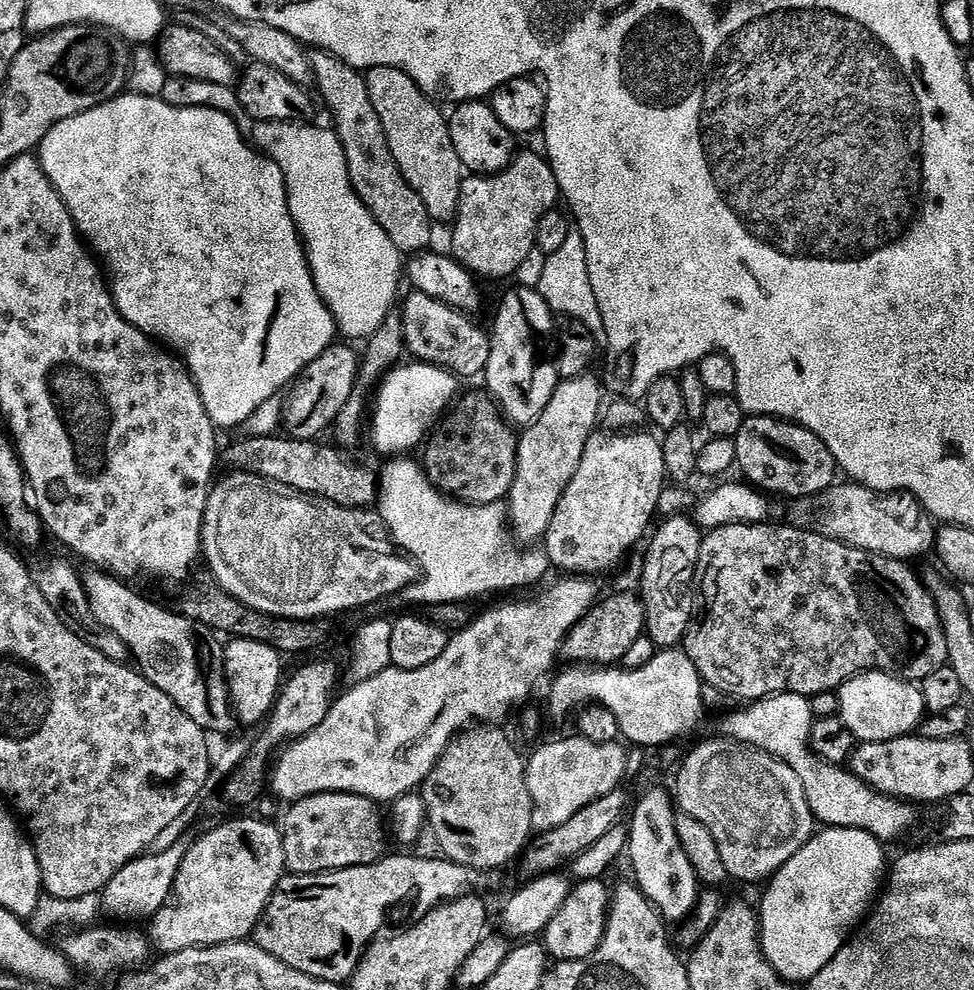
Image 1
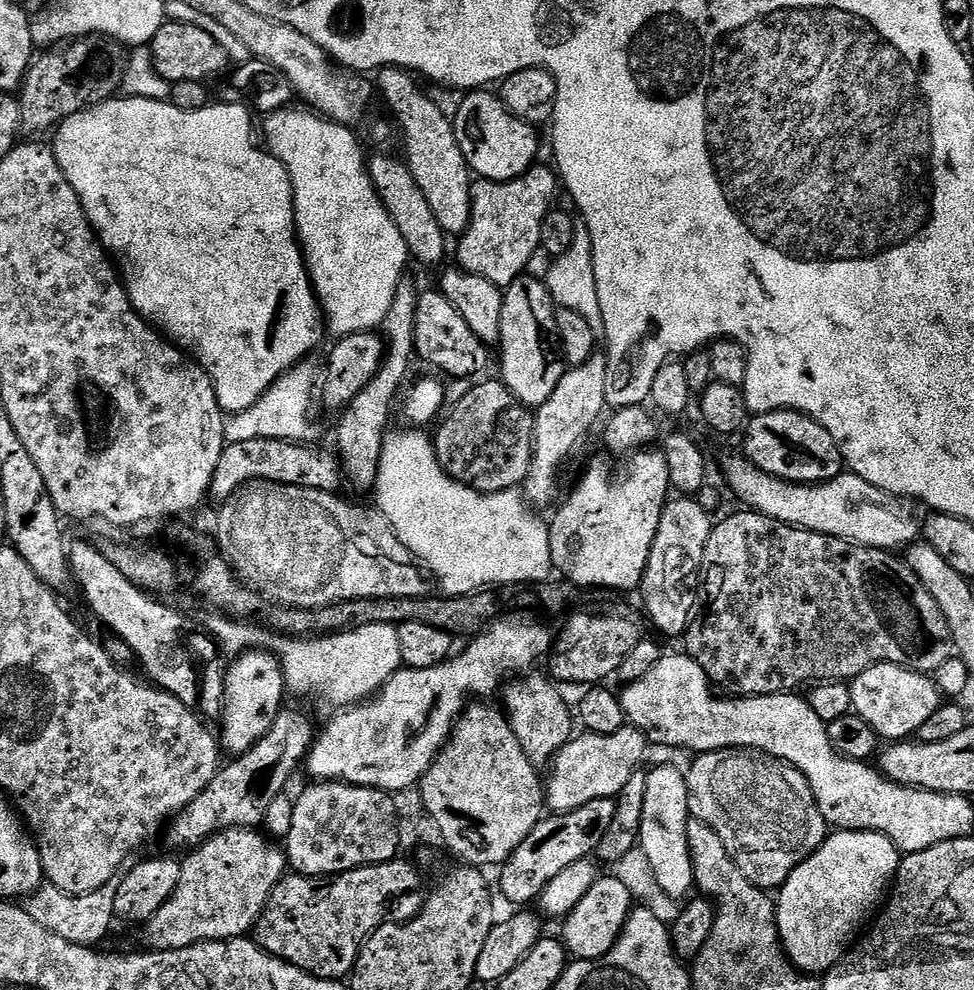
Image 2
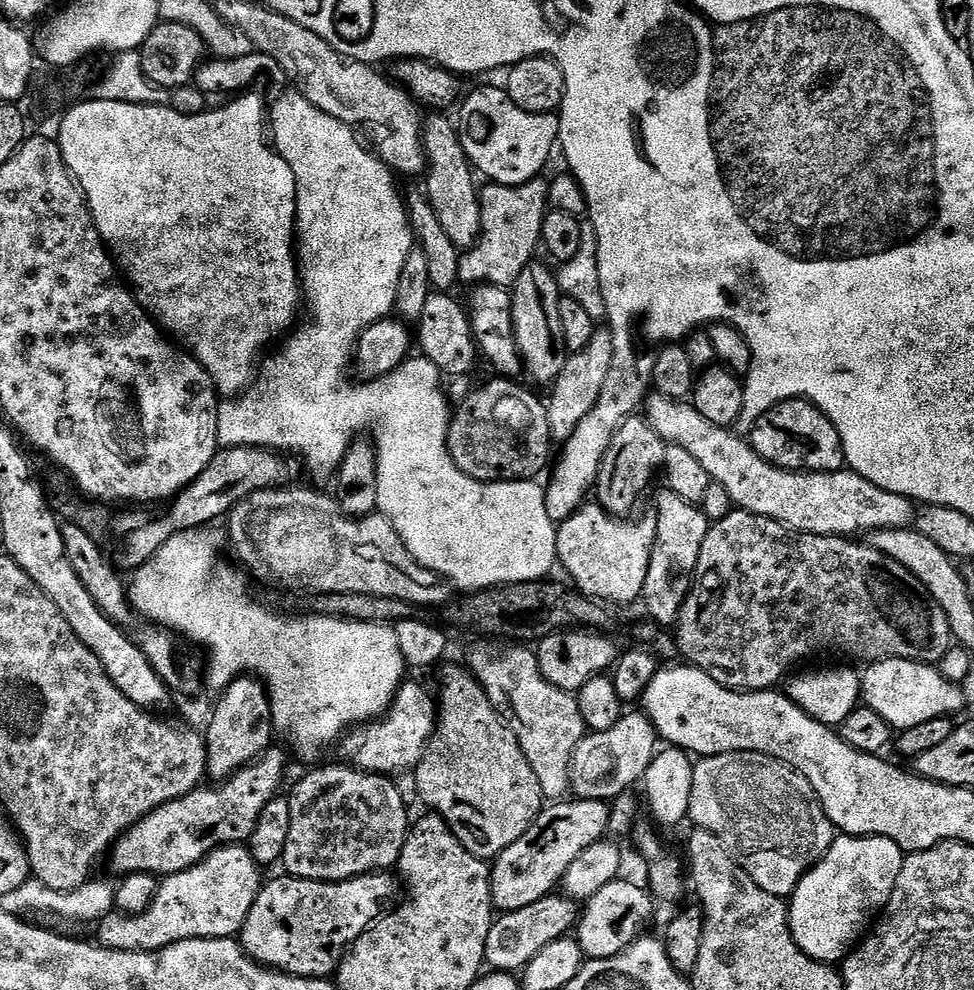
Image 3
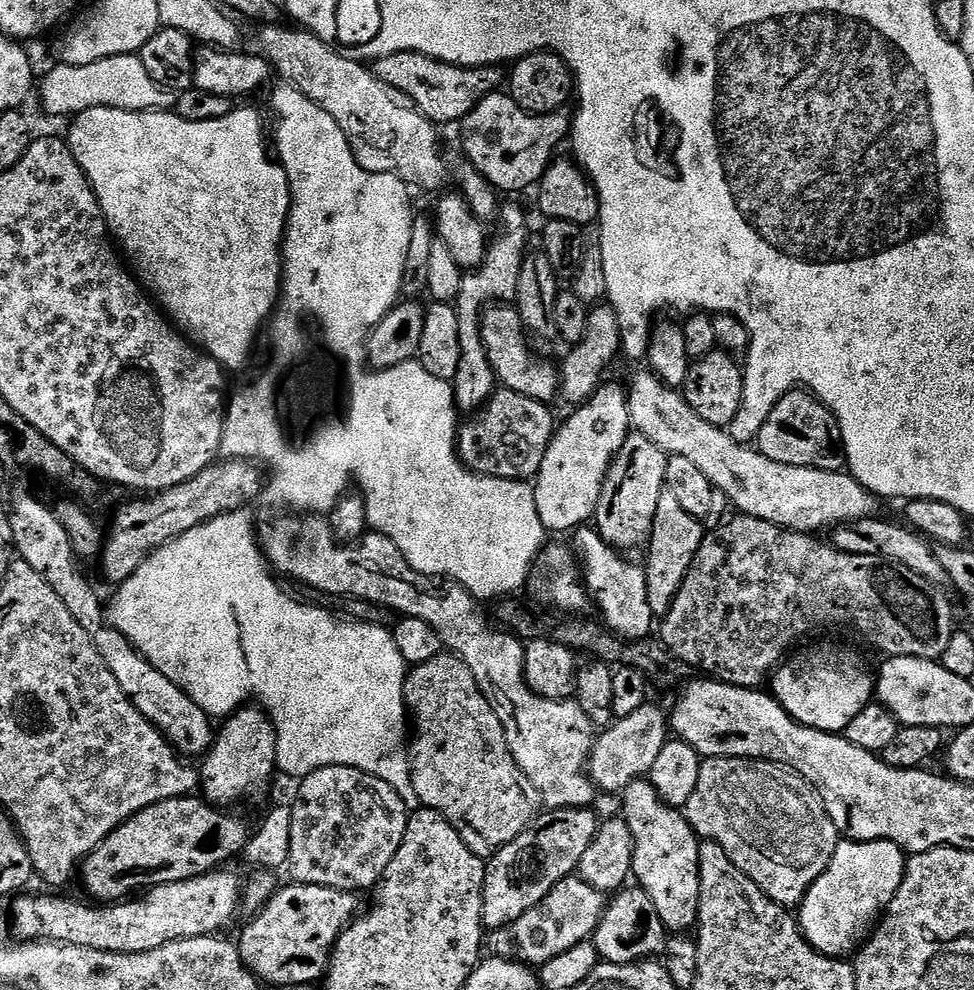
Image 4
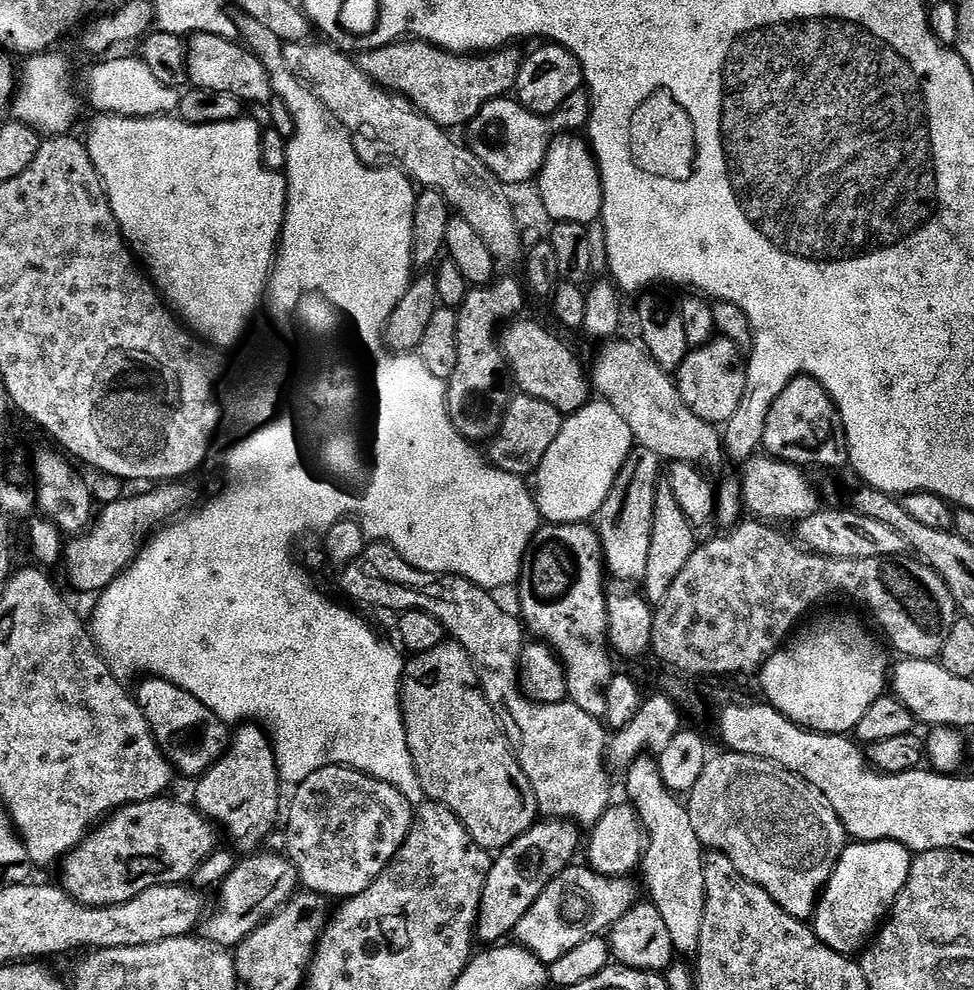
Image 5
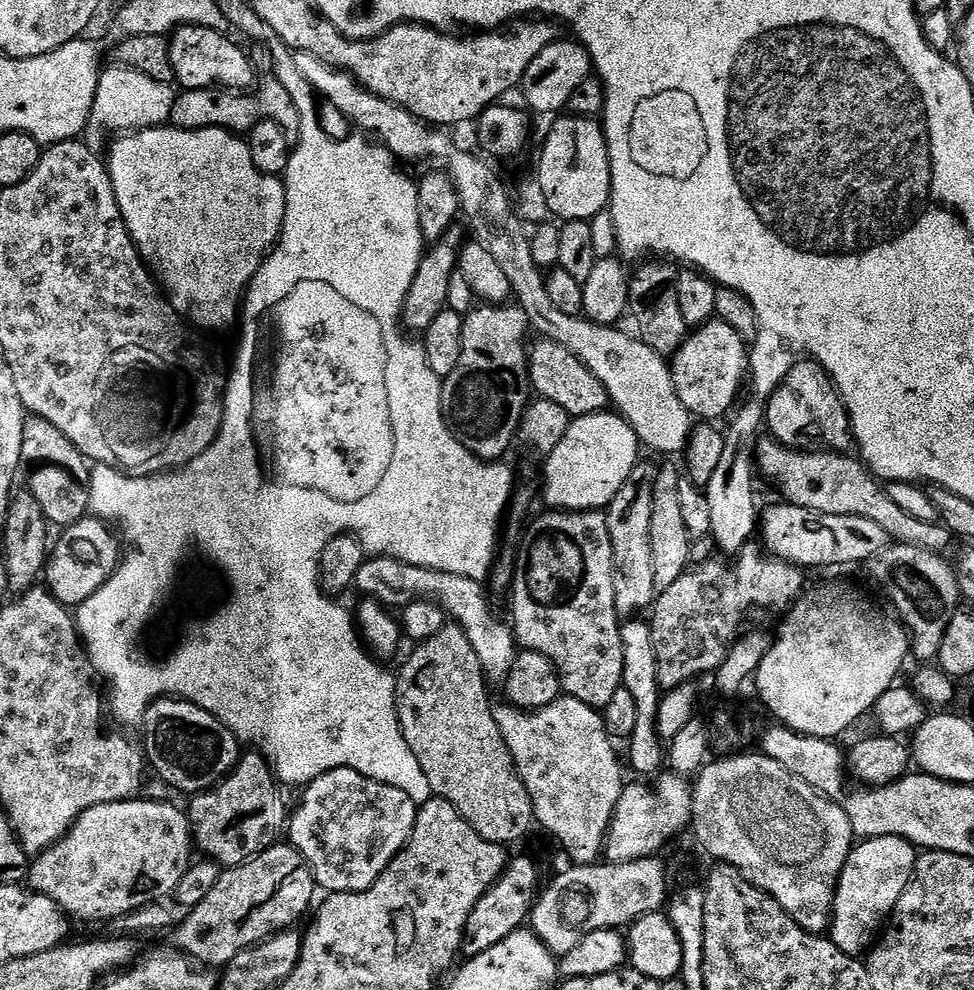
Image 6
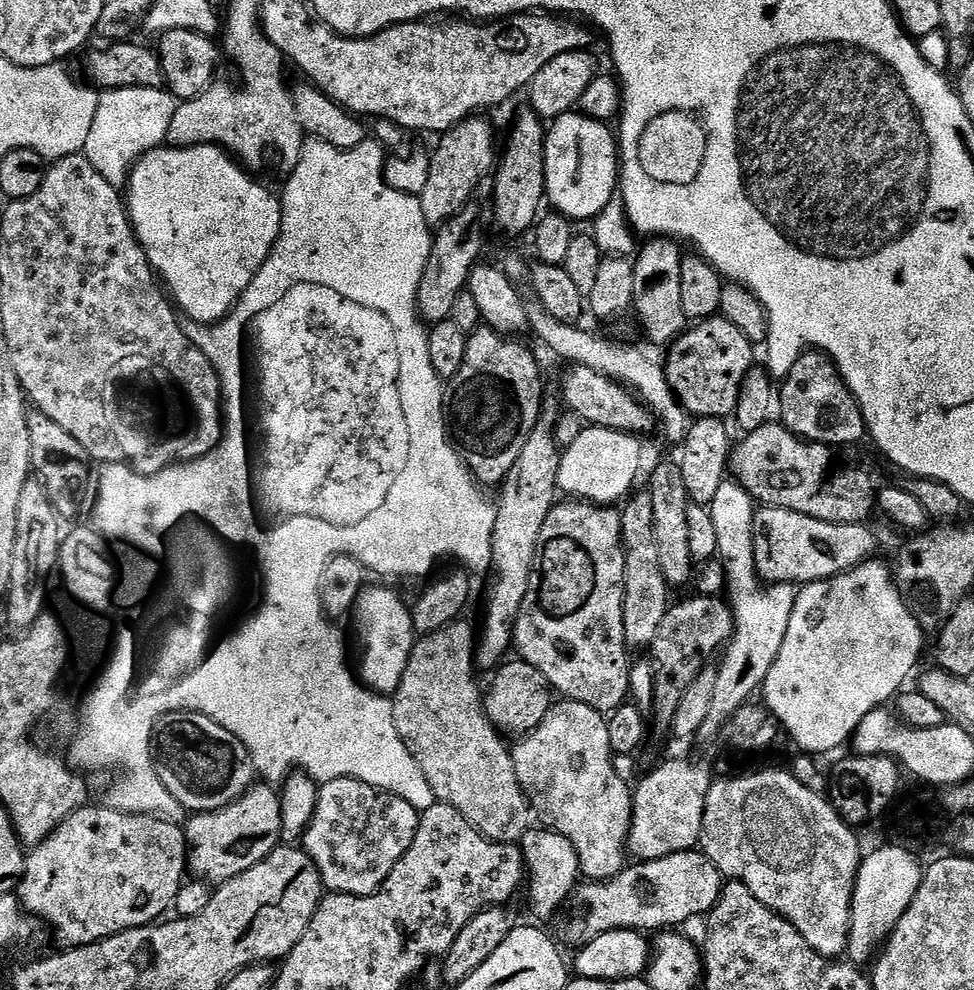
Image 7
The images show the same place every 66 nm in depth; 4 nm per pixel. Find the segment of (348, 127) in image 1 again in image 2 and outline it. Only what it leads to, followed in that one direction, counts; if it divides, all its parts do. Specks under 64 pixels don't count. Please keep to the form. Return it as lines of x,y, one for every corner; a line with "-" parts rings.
376,156
367,161
368,177
386,206
394,226
402,230
402,238
408,247
409,257
413,261
421,260
424,264
436,264
444,256
444,240
446,233
438,226
438,218
434,218
434,210
430,210
430,202
426,202
426,194
418,190
407,164
392,156

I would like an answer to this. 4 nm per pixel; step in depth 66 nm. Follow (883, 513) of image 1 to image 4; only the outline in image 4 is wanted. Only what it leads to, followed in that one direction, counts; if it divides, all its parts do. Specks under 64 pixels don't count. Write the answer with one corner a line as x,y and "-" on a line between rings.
641,370
626,388
628,394
628,423
639,435
654,442
669,456
681,455
687,461
710,478
713,489
721,497
724,496
736,507
737,513
762,518
780,528
787,528
790,532
819,533
819,528
835,529
841,524
850,524
854,520
866,520
877,515
877,497
866,491
857,480
847,471
831,472
818,470
806,466
786,466
782,462
774,462
763,456
755,447
734,442
731,431
714,426
698,414
684,401
683,395
675,388
666,388
653,372

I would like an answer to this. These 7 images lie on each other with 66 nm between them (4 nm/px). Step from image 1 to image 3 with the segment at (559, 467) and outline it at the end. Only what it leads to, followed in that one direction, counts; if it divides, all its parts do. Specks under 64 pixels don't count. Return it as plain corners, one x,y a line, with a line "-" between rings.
604,326
597,327
582,350
569,355
568,361
562,366
562,374
558,374
558,378
550,385
552,393
546,396
549,434
553,441
568,440
582,418
594,410
594,402
598,402
598,394
602,394
602,386
606,383
606,374
610,374
610,358
614,358
614,342
612,333

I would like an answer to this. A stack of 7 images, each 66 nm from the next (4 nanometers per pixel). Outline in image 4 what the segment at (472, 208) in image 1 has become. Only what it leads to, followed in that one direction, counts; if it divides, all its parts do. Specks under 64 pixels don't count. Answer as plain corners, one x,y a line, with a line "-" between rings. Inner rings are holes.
505,203
498,213
500,233
491,237
488,253
476,268
465,271
462,290
458,290
454,307
458,318
458,342
462,346
462,358
458,364
458,374
450,382
456,394
456,406
461,413
475,413
485,407
497,391
498,381
486,358
486,346
480,333
480,318
489,304
512,302
516,299
518,278
522,274
522,262
528,244
528,220
516,204
-
525,247
525,248
524,248

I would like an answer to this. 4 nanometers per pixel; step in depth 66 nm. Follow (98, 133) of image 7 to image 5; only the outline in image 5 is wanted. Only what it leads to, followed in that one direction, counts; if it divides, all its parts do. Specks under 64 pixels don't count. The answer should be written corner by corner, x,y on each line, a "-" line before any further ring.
120,56
117,60
104,58
101,64
92,68
88,76
88,96
100,114
115,114
118,116
159,116
172,114
179,109
181,93
175,88
166,86
166,82
158,82
144,64
143,59
132,56

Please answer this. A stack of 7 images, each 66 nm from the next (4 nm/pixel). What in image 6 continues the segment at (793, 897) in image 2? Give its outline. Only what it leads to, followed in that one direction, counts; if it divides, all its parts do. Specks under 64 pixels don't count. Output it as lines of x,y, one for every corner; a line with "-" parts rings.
901,836
864,838
853,847
840,875
840,882
836,887
836,897
832,903
830,939
833,944
838,946
838,950
842,950
847,956
860,958
873,947
878,933
885,927
886,921
892,913
895,912
906,886
912,881
912,873
916,871
917,859
917,849
908,840
903,840

